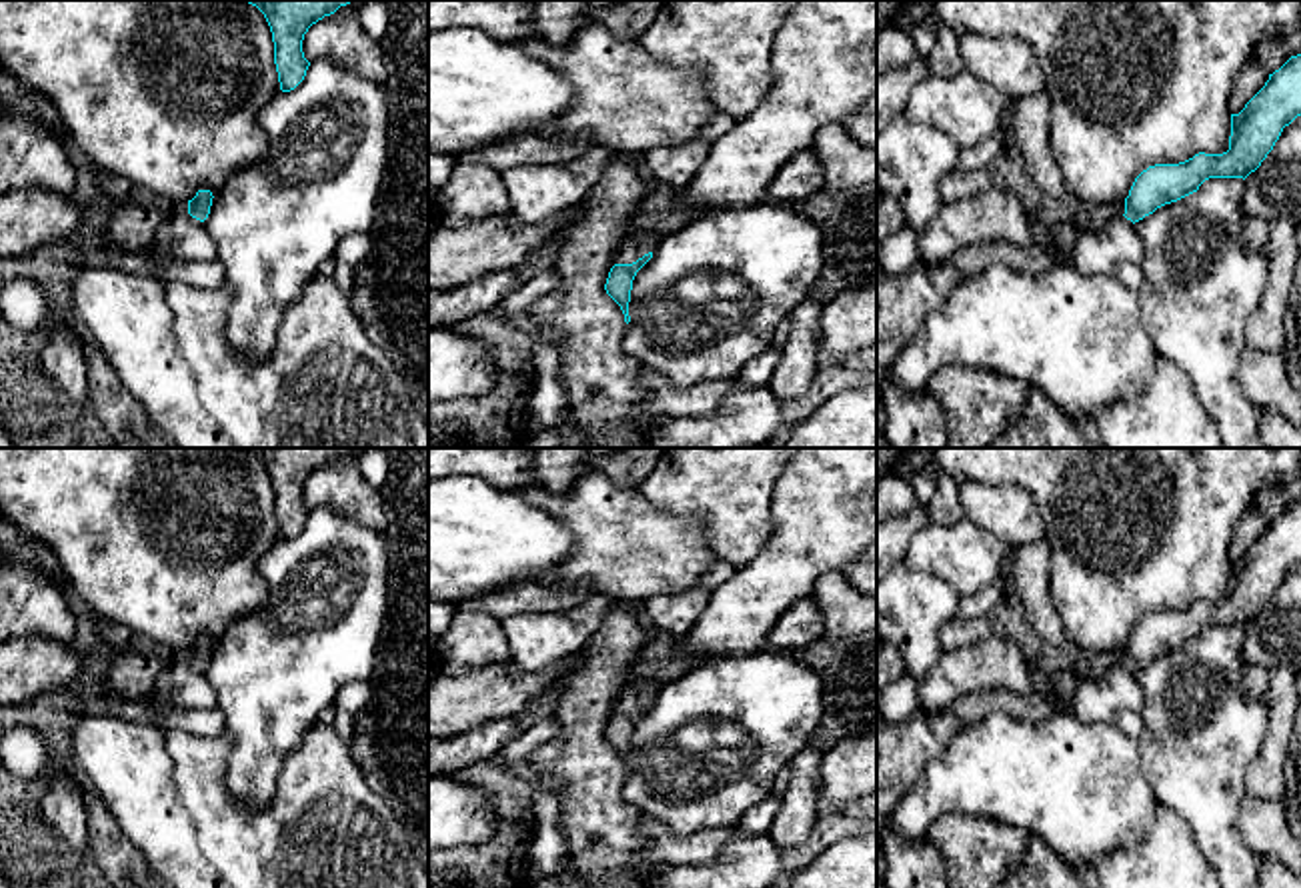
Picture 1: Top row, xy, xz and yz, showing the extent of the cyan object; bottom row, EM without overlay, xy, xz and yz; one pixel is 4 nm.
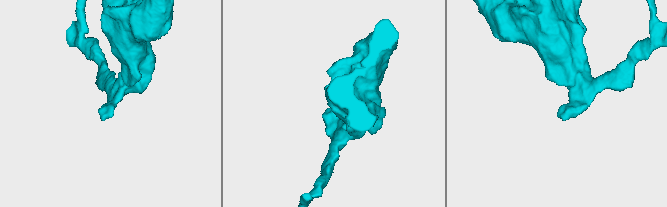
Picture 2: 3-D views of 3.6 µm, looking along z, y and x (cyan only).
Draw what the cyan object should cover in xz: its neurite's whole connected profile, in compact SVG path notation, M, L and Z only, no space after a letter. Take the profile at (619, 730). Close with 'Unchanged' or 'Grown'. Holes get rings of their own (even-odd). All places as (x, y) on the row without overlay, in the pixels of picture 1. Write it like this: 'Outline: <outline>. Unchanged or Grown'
Outline: M634 680L620 688L612 706L614 714L608 720L604 738L620 754L624 770L630 770L628 750L636 720L653 706L659 686L646 680Z. Grown

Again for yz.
Outline: M1301 502L1291 504L1279 518L1269 522L1265 534L1245 552L1239 562L1231 562L1229 598L1223 602L1199 600L1179 612L1155 612L1143 618L1125 646L1125 662L1113 666L1099 678L1079 682L1071 700L1071 714L1085 724L1113 720L1121 710L1141 710L1143 692L1135 680L1135 672L1157 656L1177 650L1193 640L1209 626L1247 626L1255 620L1273 598L1285 574L1301 564Z. Grown

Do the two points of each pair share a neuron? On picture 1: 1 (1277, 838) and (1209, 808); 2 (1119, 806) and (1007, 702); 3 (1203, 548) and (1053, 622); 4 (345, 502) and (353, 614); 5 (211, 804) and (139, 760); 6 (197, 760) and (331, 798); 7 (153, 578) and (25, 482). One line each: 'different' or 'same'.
1: different
2: different
3: different
4: different
5: different
6: same
7: same

